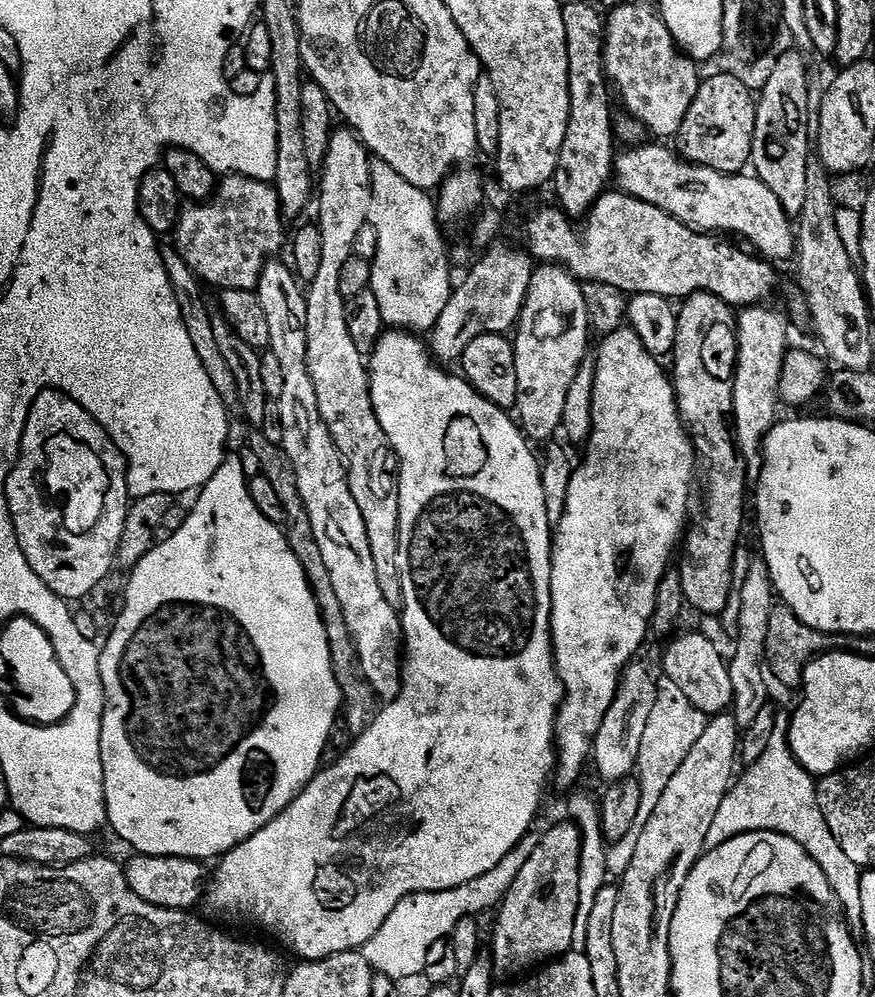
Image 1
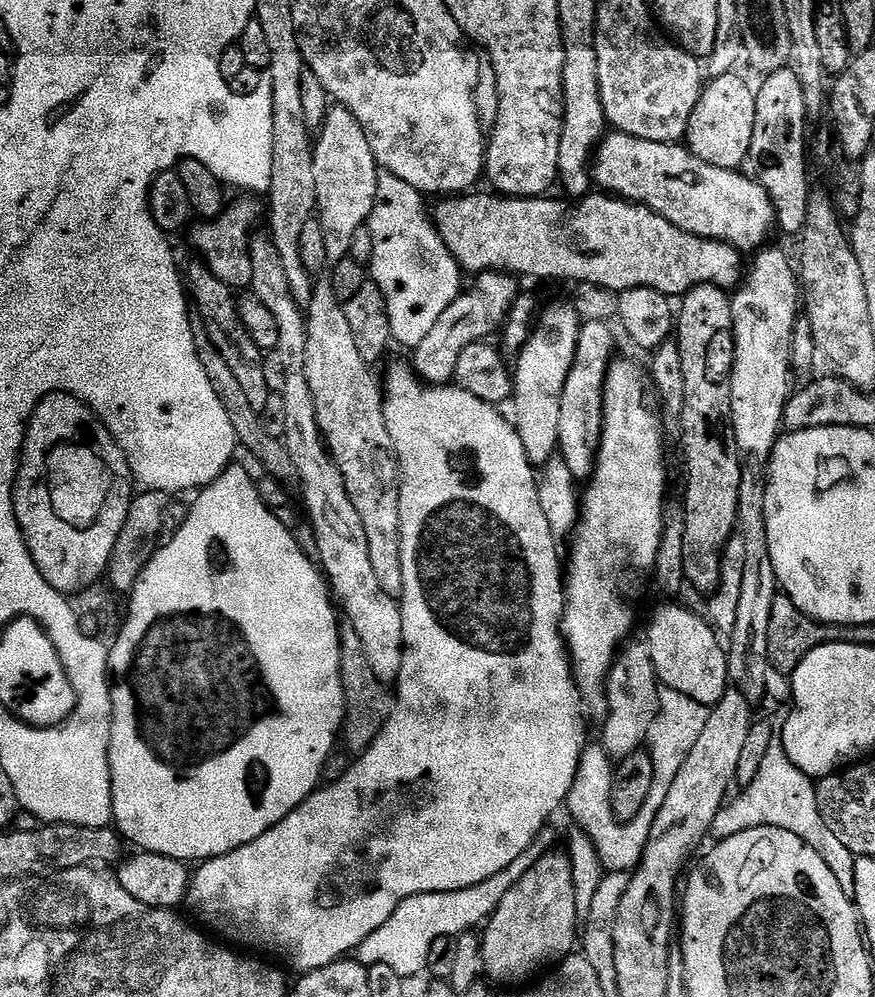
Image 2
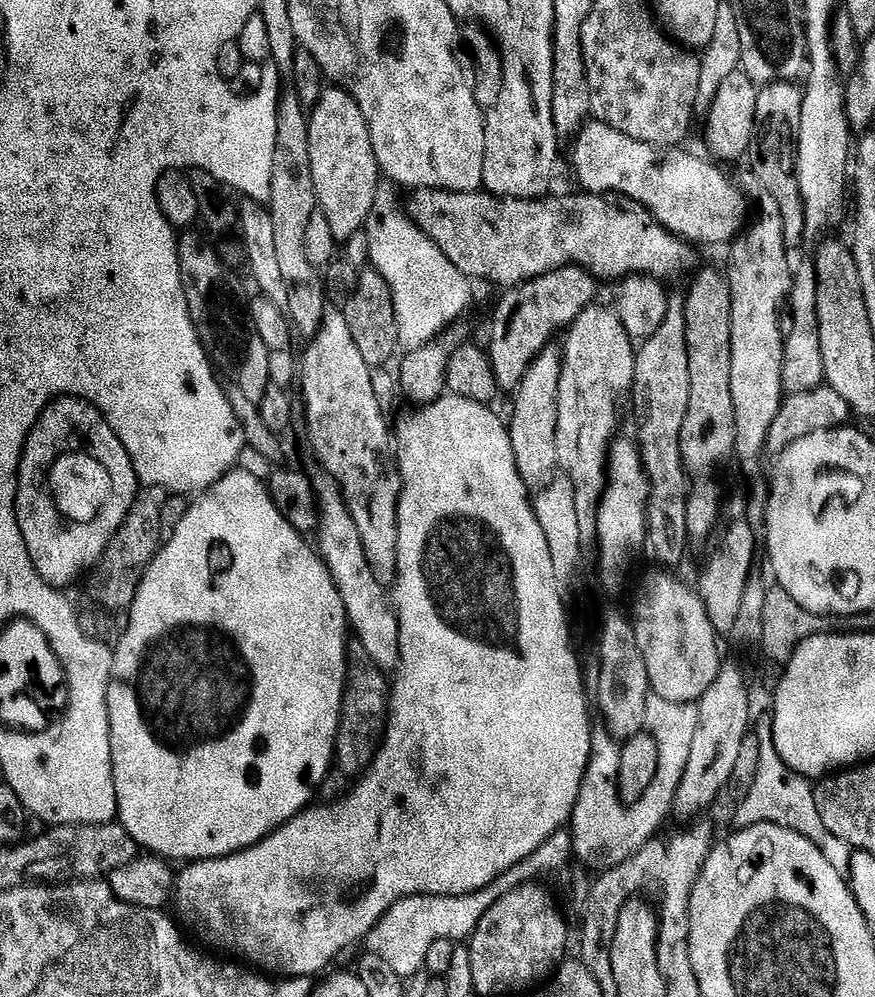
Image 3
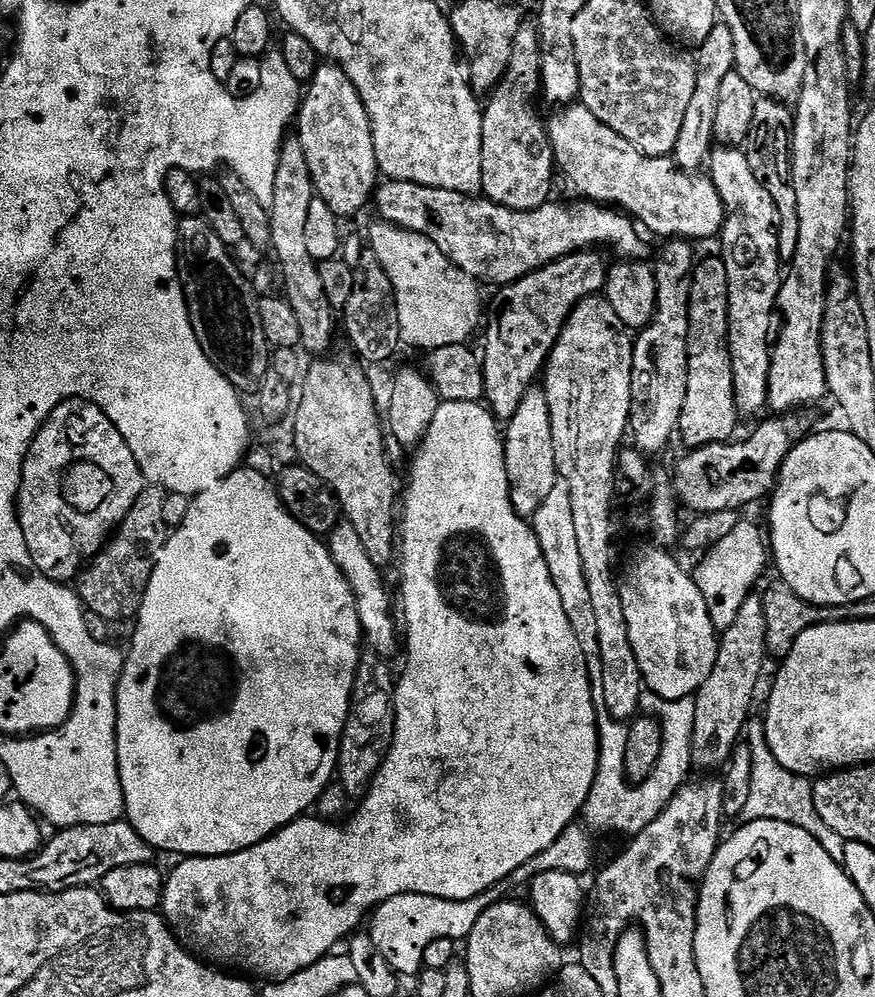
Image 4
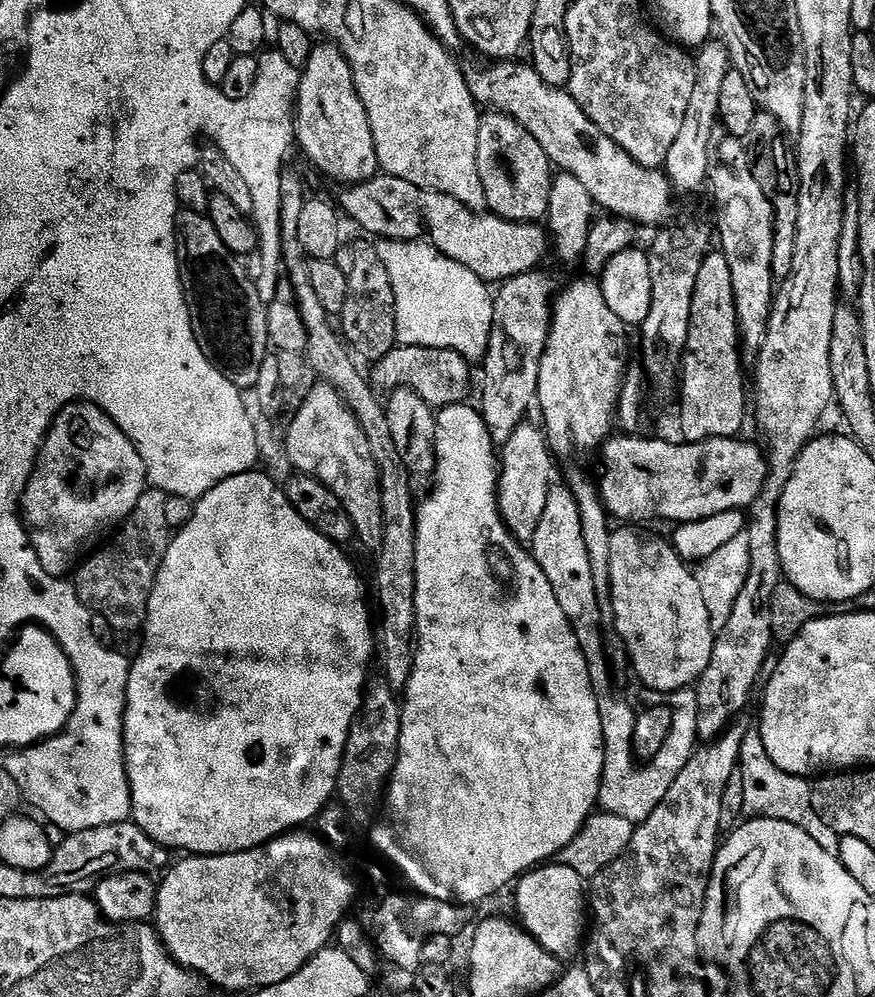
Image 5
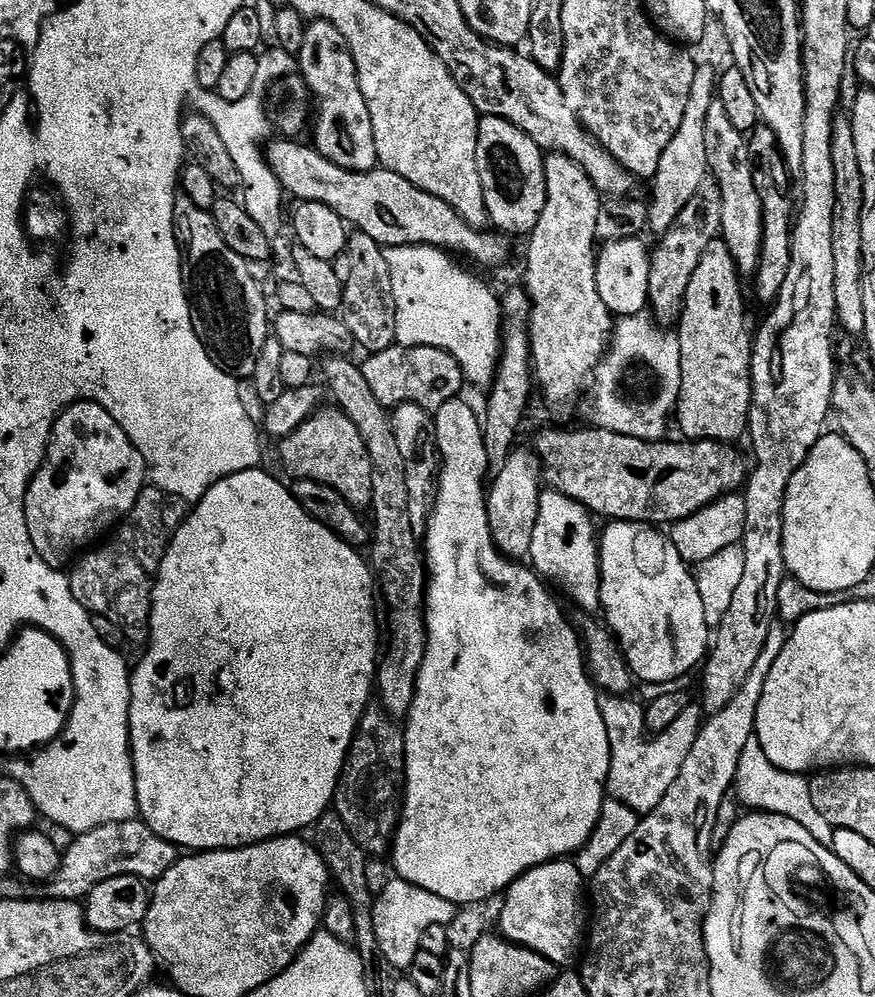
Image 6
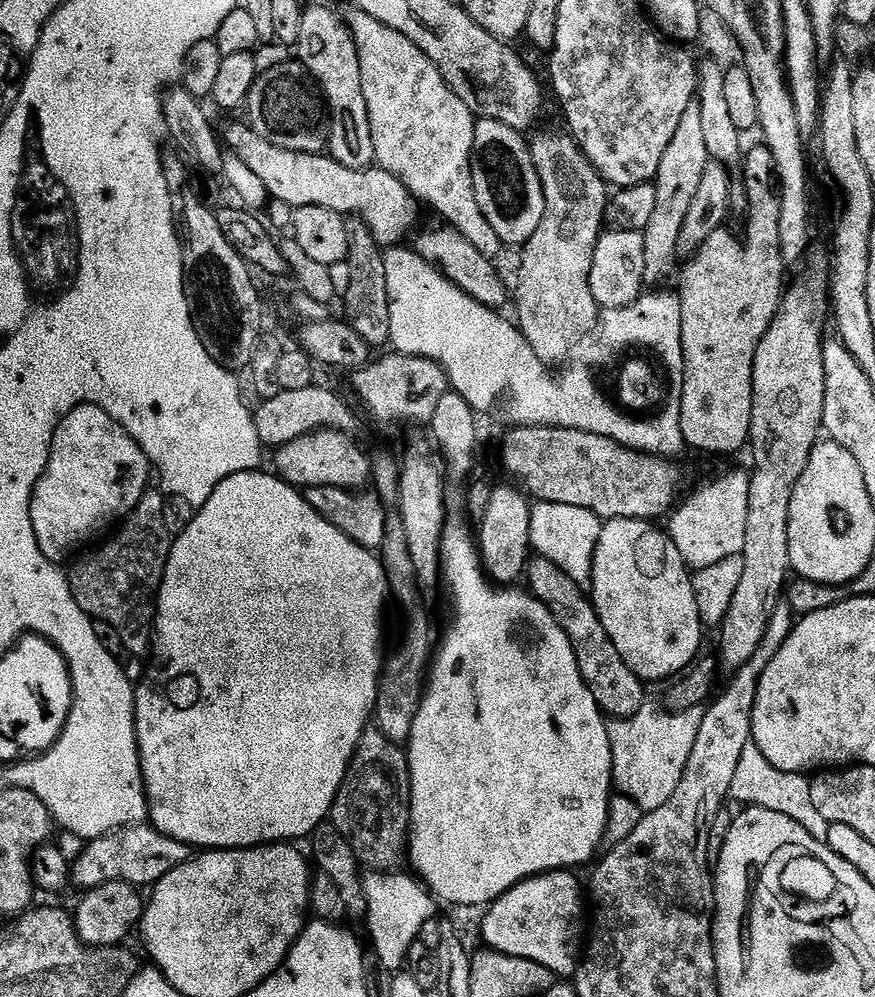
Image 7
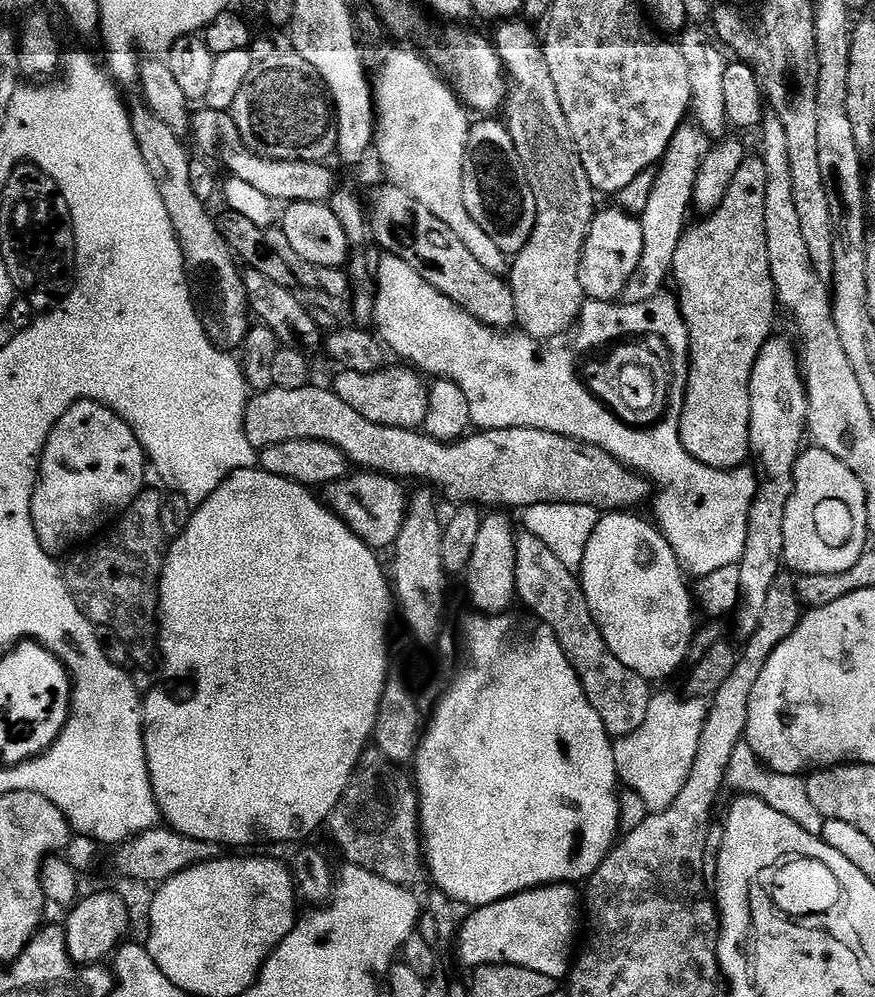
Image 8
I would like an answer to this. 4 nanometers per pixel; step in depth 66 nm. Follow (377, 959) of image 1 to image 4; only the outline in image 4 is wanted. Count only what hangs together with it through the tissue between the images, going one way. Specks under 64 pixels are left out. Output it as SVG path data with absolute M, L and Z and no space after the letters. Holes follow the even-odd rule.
M574 822L558 836L558 842L554 842L554 846L546 846L542 854L518 866L518 870L514 870L514 874L510 874L507 880L469 900L443 900L433 896L419 896L413 892L390 898L373 911L372 928L370 927L372 941L385 955L387 962L397 975L415 976L423 969L423 951L429 944L435 939L467 941L470 930L474 930L474 922L482 918L482 914L490 905L499 904L505 899L511 893L508 891L511 890L512 884L527 885L535 876L543 872L569 872L578 877L583 877L584 872L591 873L592 863L596 860L596 844L592 839L594 839L593 833L583 823Z

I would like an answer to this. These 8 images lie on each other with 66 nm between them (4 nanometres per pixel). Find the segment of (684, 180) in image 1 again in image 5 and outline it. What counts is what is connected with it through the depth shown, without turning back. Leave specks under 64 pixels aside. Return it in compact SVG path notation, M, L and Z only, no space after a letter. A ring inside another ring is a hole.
M492 62L484 69L465 67L464 77L477 105L513 116L527 132L534 134L538 146L546 150L549 160L561 173L578 178L578 182L590 190L593 205L600 207L601 204L605 213L624 217L640 226L660 226L671 221L674 189L667 175L655 168L638 166L626 150L616 145L614 138L602 134L602 130L590 122L569 92L542 82L531 63L520 63Z

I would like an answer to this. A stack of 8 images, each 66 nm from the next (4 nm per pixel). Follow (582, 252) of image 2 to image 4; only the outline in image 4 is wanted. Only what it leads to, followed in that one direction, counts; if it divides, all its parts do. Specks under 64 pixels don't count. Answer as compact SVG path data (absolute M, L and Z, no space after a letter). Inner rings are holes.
M385 179L383 183L377 187L374 193L374 208L380 211L379 219L385 224L393 224L399 228L405 228L410 230L414 234L422 234L426 238L430 238L430 242L434 242L434 246L438 246L438 250L442 250L442 254L446 254L446 258L450 262L454 262L454 266L458 266L463 270L467 276L471 276L473 280L479 282L481 285L487 286L487 284L496 284L495 286L505 286L514 283L518 279L522 279L523 276L537 271L539 268L546 267L547 264L553 263L558 259L562 259L563 256L568 256L572 252L580 252L584 249L595 249L598 244L605 244L608 248L613 248L617 252L617 257L623 258L628 262L640 262L645 259L644 256L648 252L648 244L642 237L636 233L637 225L633 223L631 219L625 213L617 210L612 206L601 206L595 202L580 202L584 204L555 204L555 202L549 202L538 206L534 210L510 210L506 206L496 204L493 200L487 198L477 198L476 196L467 196L461 192L455 192L454 190L442 190L441 188L435 188L434 186L418 186L414 182L402 182L401 180L389 180Z

